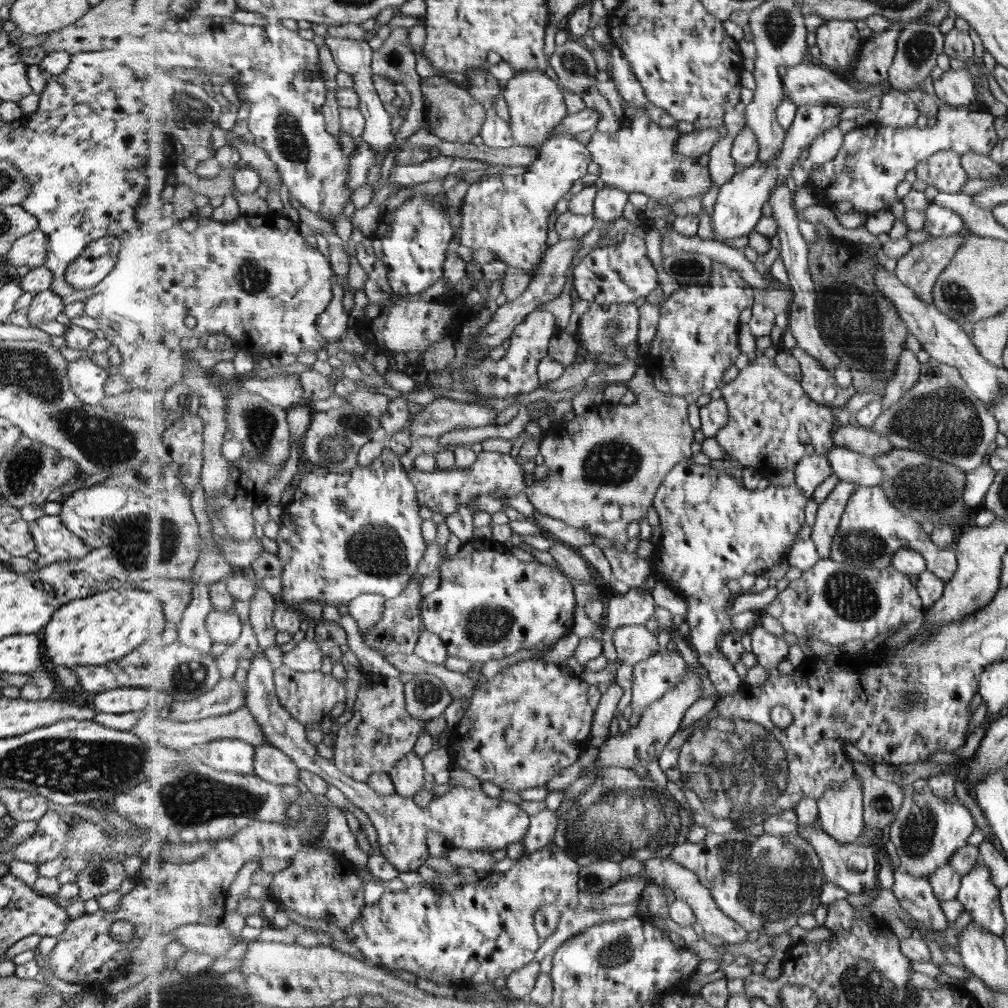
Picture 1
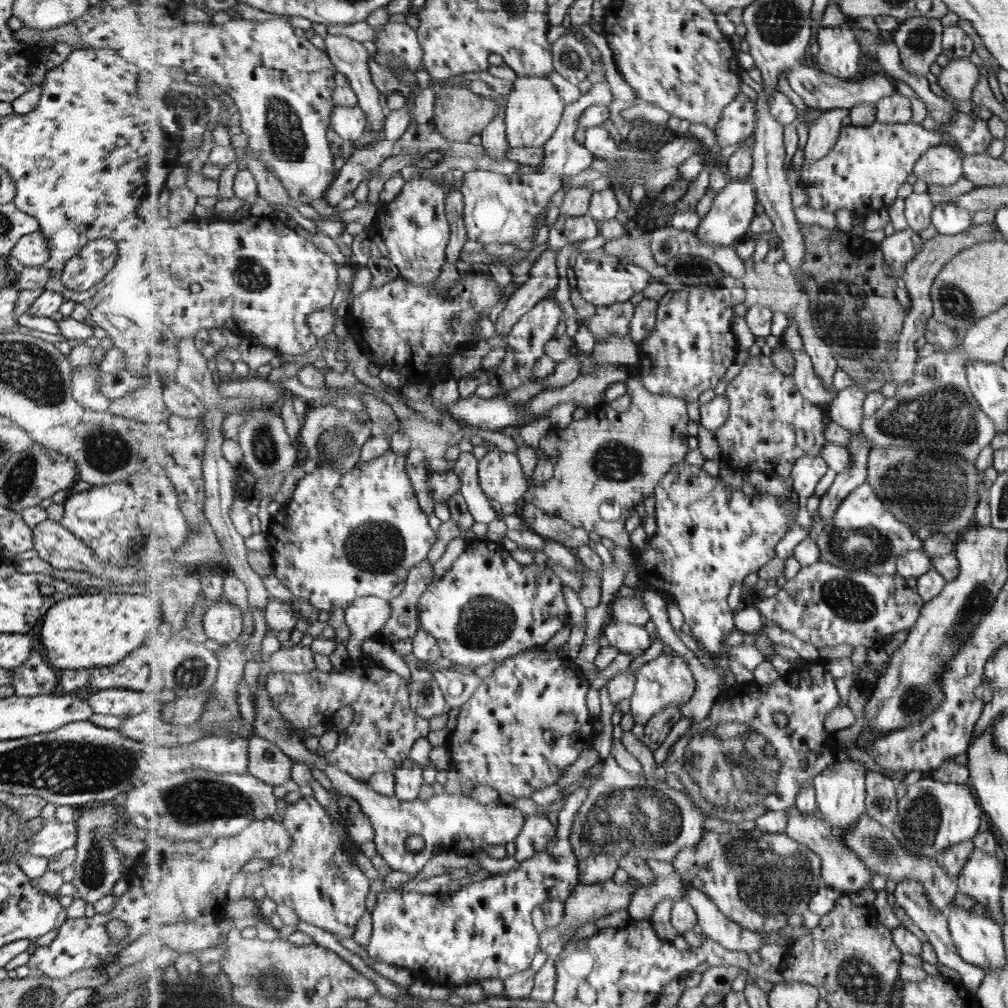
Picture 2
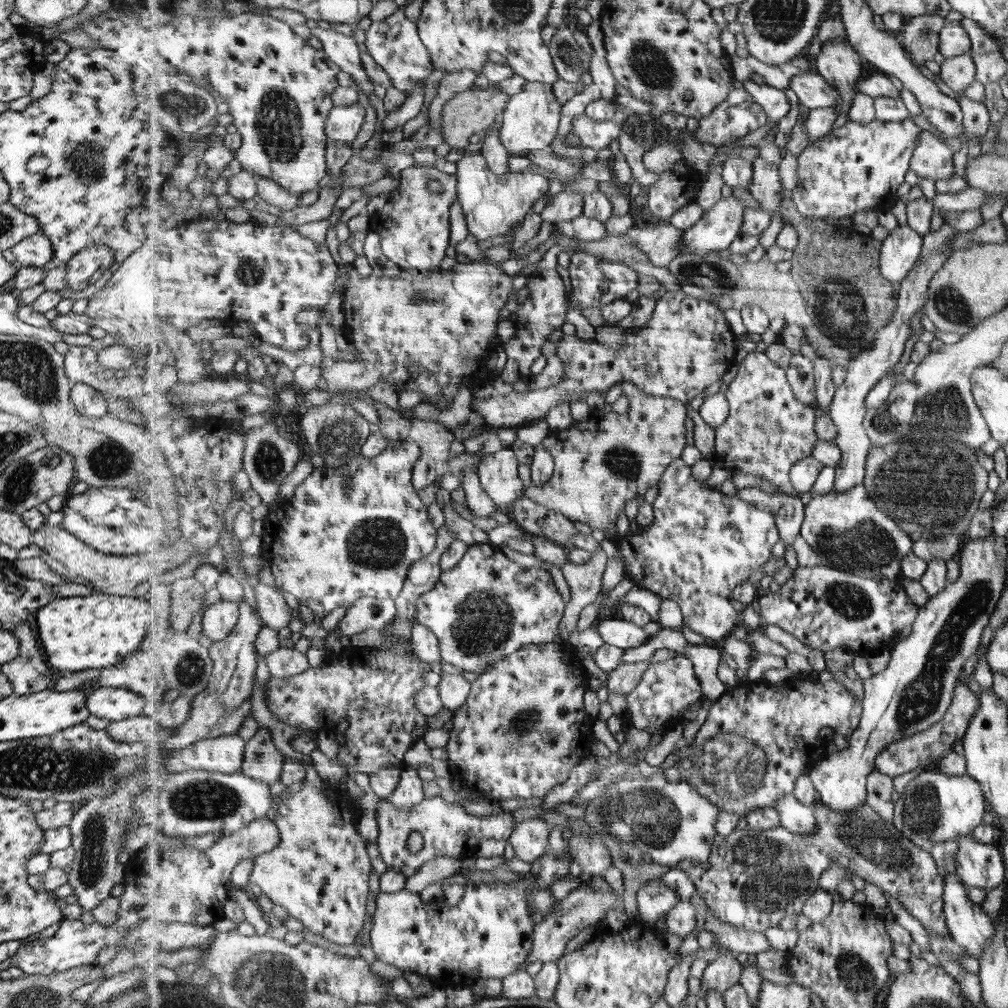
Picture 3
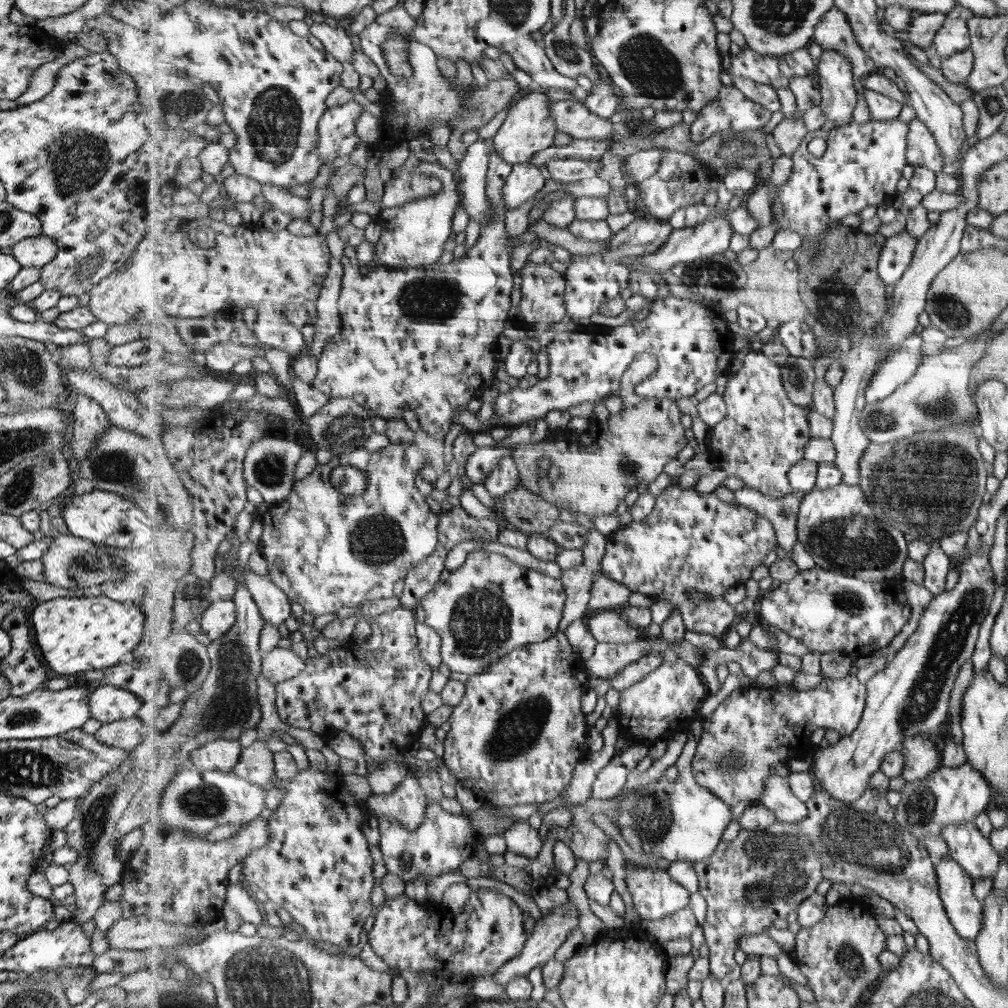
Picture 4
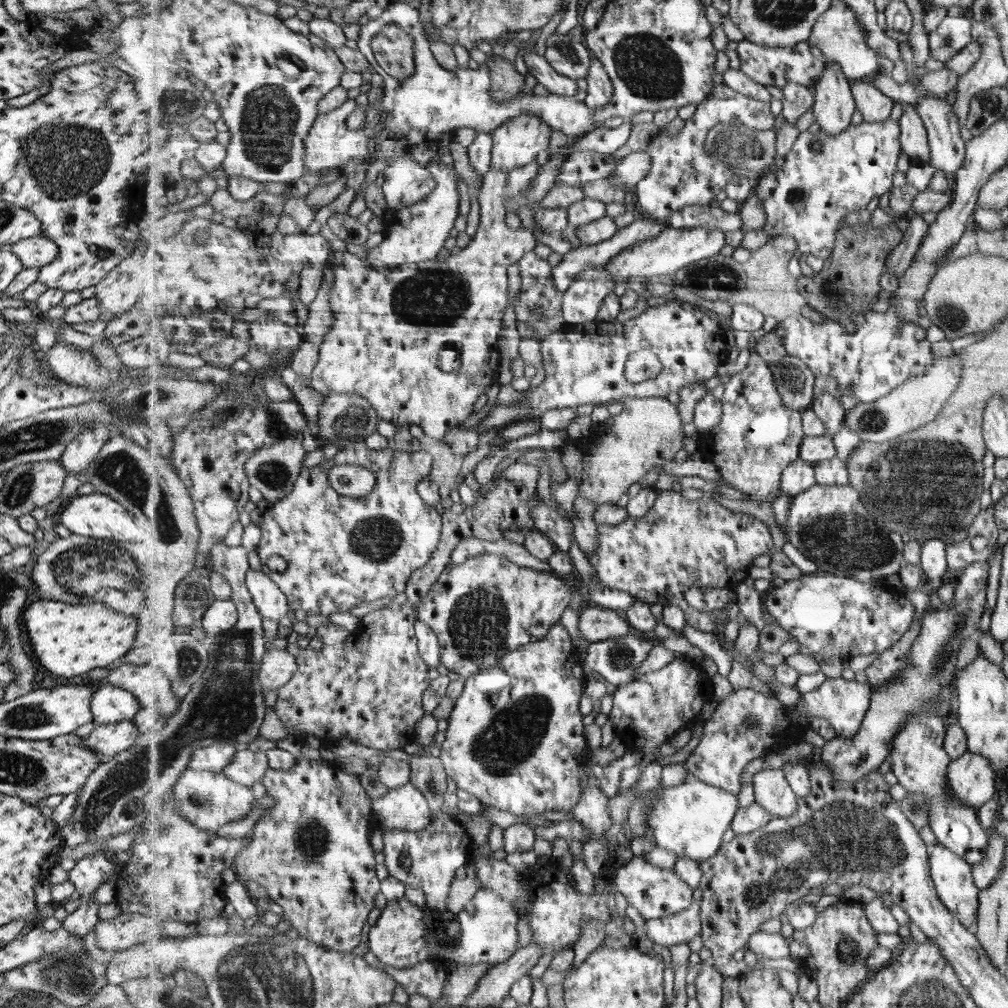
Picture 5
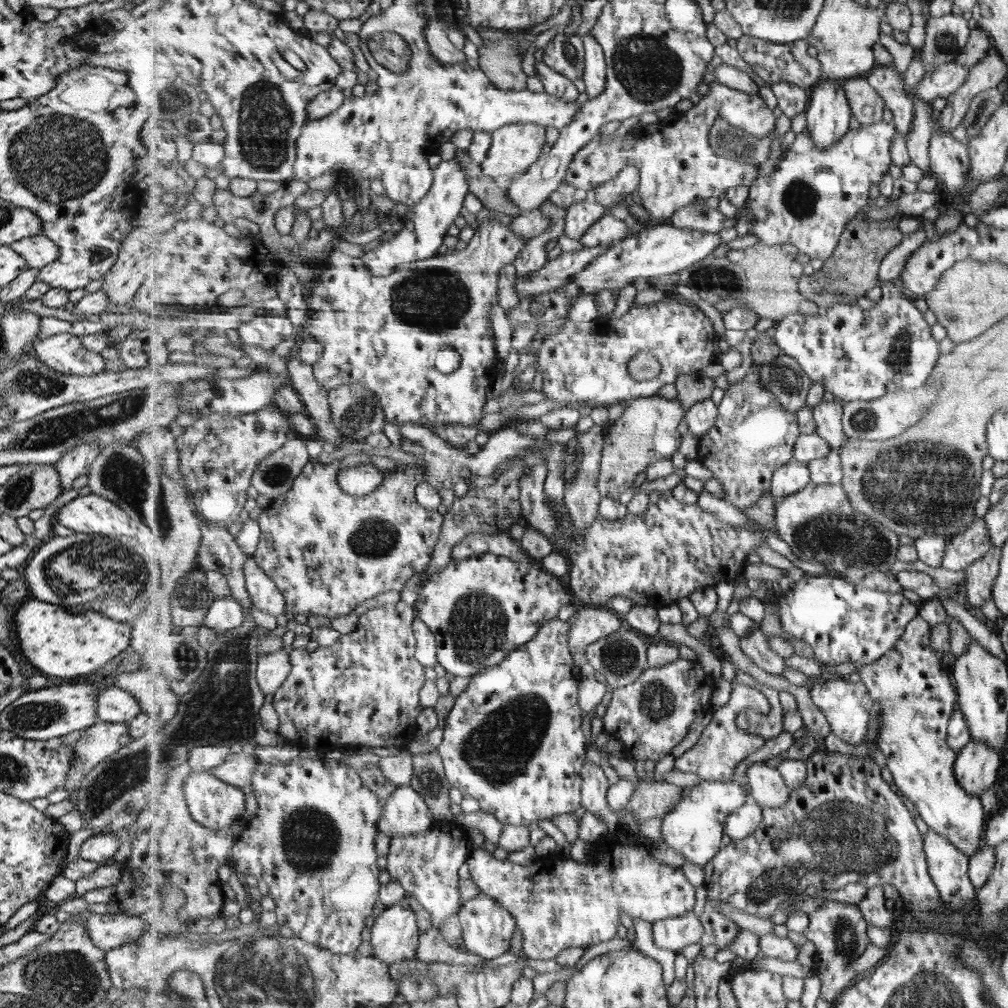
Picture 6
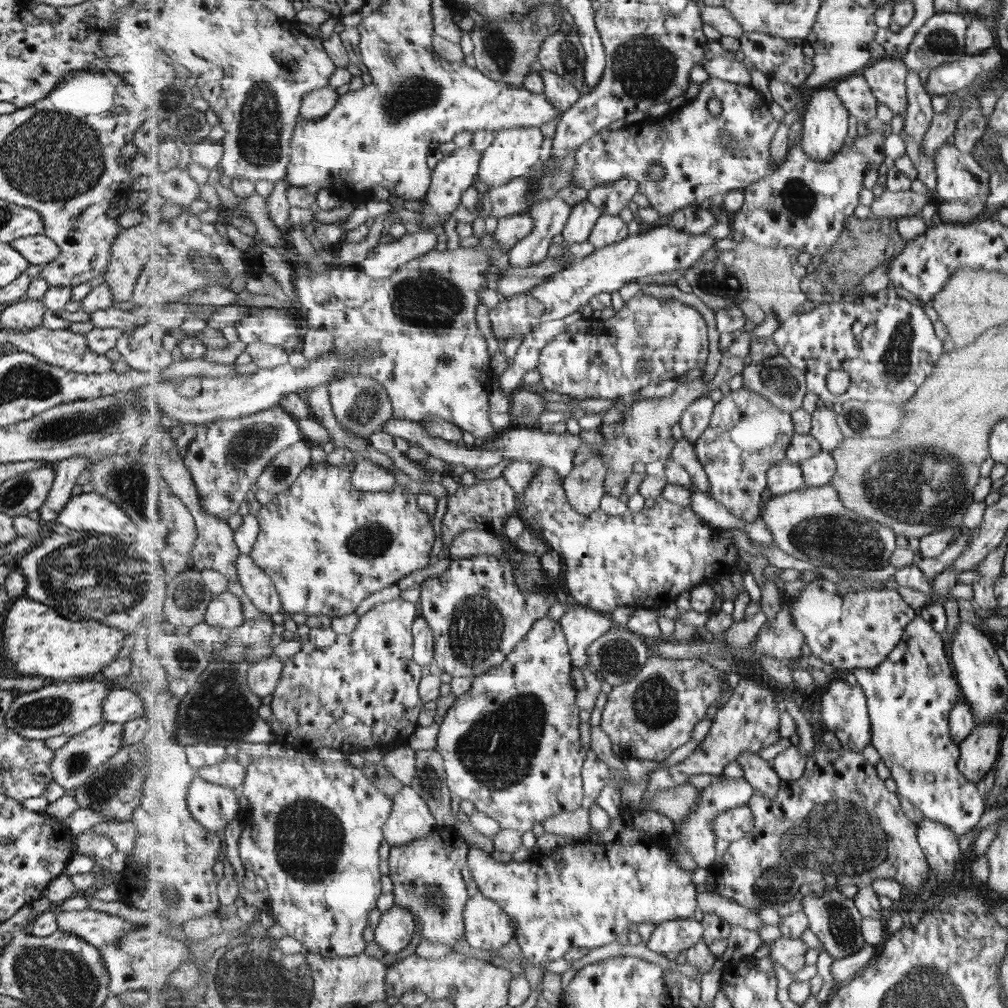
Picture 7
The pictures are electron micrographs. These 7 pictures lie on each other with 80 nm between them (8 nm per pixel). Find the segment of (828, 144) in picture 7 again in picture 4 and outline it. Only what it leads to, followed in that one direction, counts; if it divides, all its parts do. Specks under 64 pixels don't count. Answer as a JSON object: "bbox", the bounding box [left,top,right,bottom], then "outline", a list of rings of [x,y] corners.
{"bbox":[817,50,859,127],"outline":[[[823,50],[817,64],[823,114],[835,127],[852,121],[859,104],[859,83],[853,75],[853,63],[836,50]]]}

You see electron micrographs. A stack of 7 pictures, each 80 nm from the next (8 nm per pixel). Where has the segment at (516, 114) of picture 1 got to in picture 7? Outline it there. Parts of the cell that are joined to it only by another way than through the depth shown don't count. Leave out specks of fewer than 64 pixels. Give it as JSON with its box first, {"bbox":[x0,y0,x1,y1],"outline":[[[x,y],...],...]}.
{"bbox":[478,127,543,187],"outline":[[[539,127],[531,128],[507,128],[496,131],[496,140],[487,150],[482,152],[478,178],[487,186],[498,187],[515,178],[526,176],[533,166],[541,160],[541,144],[543,144],[543,132]]]}

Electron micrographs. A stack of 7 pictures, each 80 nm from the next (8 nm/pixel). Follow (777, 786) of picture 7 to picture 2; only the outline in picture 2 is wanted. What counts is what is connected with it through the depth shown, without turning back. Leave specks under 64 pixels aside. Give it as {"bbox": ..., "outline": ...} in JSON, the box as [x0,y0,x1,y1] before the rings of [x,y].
{"bbox":[786,805,873,893],"outline":[[[796,805],[791,806],[787,812],[789,812],[789,822],[787,822],[786,833],[796,841],[806,844],[822,858],[822,878],[825,880],[826,887],[847,893],[859,892],[870,887],[873,874],[869,867],[854,850],[842,842],[841,835],[837,835],[829,828],[824,818],[819,814],[813,816],[801,814]]]}

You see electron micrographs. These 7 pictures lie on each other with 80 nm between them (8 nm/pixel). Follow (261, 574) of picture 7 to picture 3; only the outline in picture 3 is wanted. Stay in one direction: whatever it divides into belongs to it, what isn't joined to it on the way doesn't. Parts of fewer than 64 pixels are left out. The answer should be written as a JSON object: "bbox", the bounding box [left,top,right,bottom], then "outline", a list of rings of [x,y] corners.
{"bbox":[255,581,294,630],"outline":[[[257,581],[255,597],[260,618],[265,625],[275,630],[289,626],[294,610],[285,602],[285,596],[281,594],[279,587]]]}

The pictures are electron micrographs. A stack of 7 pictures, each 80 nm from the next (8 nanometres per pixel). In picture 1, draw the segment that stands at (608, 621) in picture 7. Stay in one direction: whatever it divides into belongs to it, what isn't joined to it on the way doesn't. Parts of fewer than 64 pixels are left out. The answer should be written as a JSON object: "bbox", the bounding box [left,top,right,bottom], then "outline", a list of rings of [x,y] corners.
{"bbox":[612,625,659,666],"outline":[[[625,625],[614,630],[612,640],[616,648],[617,657],[622,664],[634,666],[638,662],[645,661],[655,656],[659,650],[659,642],[657,642],[657,634],[650,632],[645,625]]]}

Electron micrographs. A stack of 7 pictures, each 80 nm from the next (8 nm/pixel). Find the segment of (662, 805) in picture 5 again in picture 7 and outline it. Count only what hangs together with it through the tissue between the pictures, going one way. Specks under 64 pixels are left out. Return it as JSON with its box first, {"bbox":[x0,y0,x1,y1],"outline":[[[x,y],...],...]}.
{"bbox":[674,777,756,869],"outline":[[[744,777],[741,778],[717,778],[712,781],[709,786],[701,790],[700,800],[693,807],[693,811],[689,813],[687,819],[674,823],[676,829],[680,829],[681,837],[677,838],[679,844],[690,852],[691,858],[696,864],[705,869],[709,869],[715,860],[715,842],[717,842],[716,834],[713,830],[713,822],[719,818],[719,814],[748,805],[751,797],[756,792]]]}

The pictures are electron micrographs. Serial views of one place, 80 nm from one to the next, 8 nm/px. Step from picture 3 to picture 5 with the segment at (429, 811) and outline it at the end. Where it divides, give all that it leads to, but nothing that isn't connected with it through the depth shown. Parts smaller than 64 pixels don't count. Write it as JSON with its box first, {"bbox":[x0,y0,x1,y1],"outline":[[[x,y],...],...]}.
{"bbox":[382,812,476,914],"outline":[[[450,812],[432,815],[432,824],[425,830],[409,832],[382,830],[385,865],[389,874],[405,886],[421,889],[426,897],[426,906],[441,914],[446,911],[451,884],[456,880],[457,870],[471,862],[476,845],[467,835],[463,823]]]}

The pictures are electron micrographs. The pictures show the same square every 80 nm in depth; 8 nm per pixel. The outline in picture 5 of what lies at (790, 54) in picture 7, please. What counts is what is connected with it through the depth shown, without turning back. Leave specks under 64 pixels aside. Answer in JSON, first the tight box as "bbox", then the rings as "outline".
{"bbox":[736,38,825,89],"outline":[[[745,38],[736,47],[739,55],[739,69],[743,74],[753,78],[759,84],[770,84],[782,89],[790,82],[798,82],[803,86],[810,86],[817,82],[825,70],[825,61],[816,59],[811,54],[808,41],[798,42],[795,47],[770,47],[758,45]]]}

